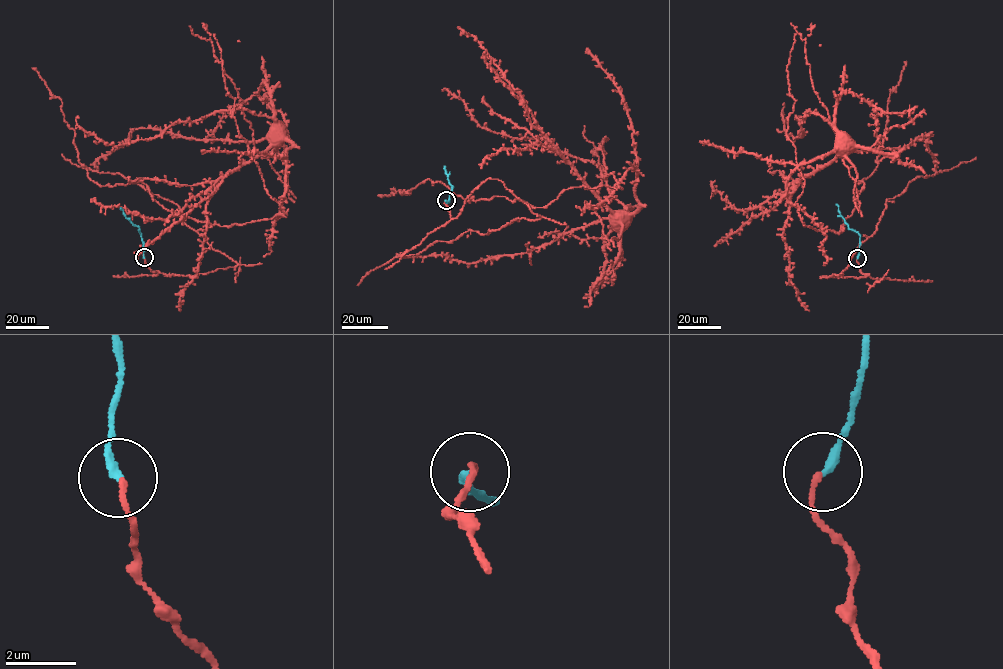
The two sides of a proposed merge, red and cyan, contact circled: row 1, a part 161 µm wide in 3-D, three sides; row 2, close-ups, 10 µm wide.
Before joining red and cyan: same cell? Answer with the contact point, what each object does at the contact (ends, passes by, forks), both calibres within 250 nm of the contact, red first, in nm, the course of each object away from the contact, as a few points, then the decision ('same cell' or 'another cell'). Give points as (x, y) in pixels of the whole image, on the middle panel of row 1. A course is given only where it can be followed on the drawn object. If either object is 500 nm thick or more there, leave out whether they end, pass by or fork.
at (446, 200); red ends there; cyan ends there; 150 nm thick on the red side, 260 nm on the other; red runs (446, 200), (455, 218), (479, 185), (496, 178), (541, 217), (399, 256), (473, 263), (624, 214); cyan runs (445, 200), (449, 201), (453, 186), (444, 166); same cell

